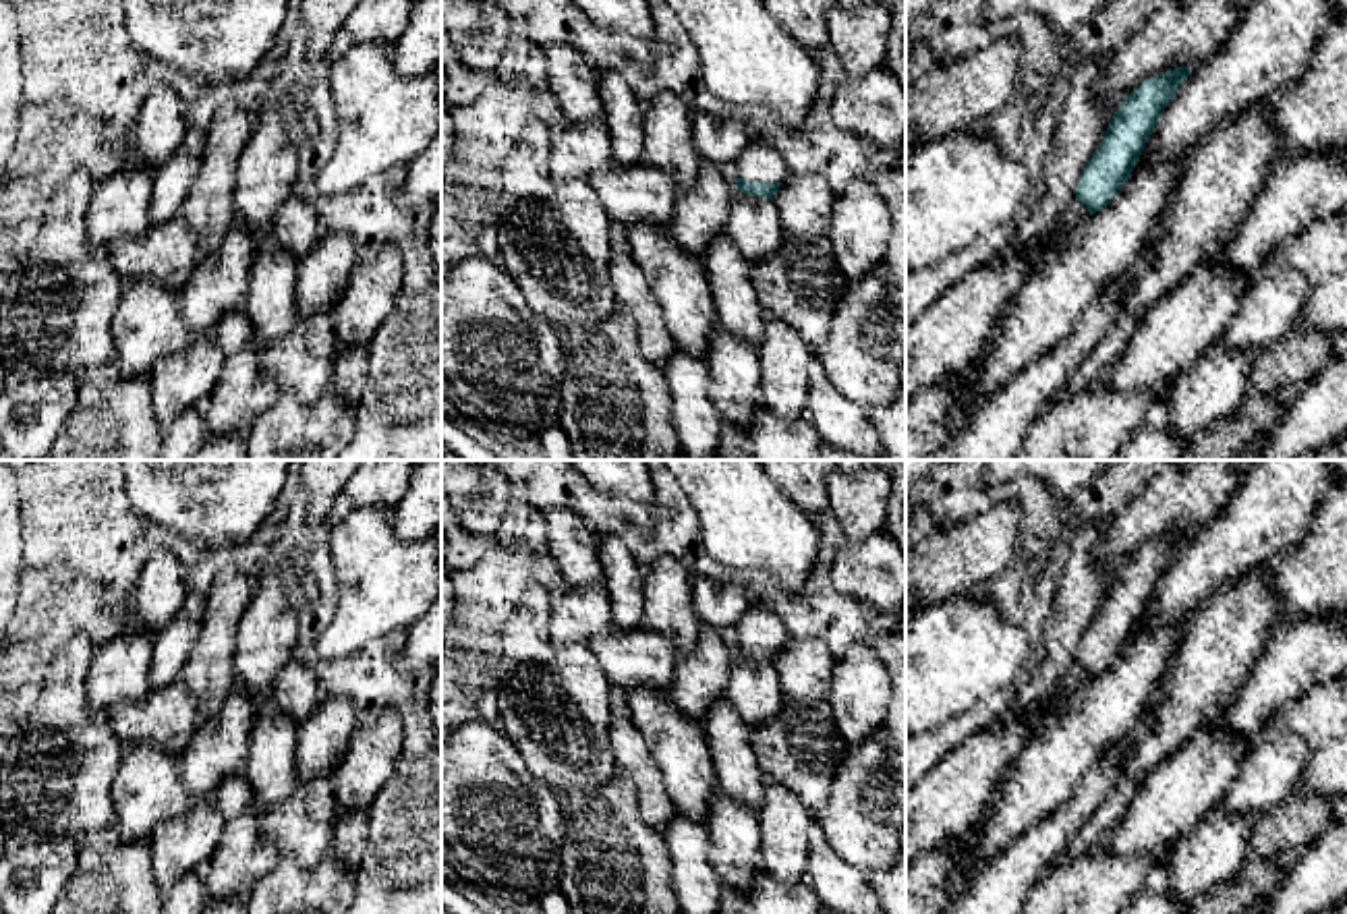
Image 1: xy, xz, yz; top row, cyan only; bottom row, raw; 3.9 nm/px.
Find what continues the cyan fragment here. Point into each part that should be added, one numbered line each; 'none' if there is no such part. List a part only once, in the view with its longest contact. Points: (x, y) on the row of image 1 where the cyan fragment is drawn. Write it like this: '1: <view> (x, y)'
1: xz (761, 162)

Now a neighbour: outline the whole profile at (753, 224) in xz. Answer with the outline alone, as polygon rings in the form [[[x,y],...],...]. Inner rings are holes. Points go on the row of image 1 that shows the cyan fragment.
[[[740,189],[734,193],[723,232],[750,263],[775,253],[785,238],[775,203]]]

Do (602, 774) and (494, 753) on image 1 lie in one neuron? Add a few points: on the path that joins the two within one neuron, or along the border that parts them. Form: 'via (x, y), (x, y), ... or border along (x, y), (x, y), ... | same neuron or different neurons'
border along (498, 728), (512, 743), (525, 765), (556, 792) | different neurons

